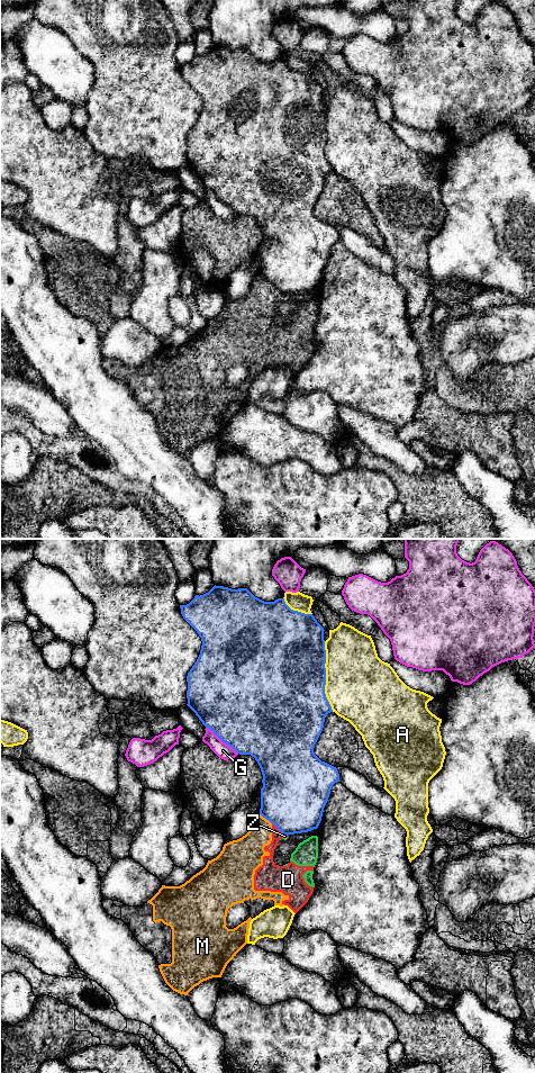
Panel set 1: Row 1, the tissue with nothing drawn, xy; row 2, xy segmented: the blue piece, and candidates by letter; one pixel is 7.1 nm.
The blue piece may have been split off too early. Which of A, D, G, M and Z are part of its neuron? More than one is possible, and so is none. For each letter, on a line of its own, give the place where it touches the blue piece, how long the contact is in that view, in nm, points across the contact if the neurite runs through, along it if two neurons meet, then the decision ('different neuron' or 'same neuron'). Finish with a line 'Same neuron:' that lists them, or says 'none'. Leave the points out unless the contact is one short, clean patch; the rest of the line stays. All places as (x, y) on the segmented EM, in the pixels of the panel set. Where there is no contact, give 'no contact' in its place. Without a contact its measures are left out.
A: xy (325, 676) | 500 nm | different neuron
D: xy (278, 829) | 120 nm | along xy (272, 823), (283, 833) | different neuron
G: xy (221, 740) | 300 nm | different neuron
M: xy (266, 819) | 120 nm | along xy (260, 813), (272, 823) | different neuron
Z: xy (286, 833) | 30 nm | along xy (283, 833), (287, 835) | different neuron
Same neuron: none

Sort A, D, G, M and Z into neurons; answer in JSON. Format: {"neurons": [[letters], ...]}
{"neurons": [["A"], ["D", "M", "Z"], ["G"]]}

